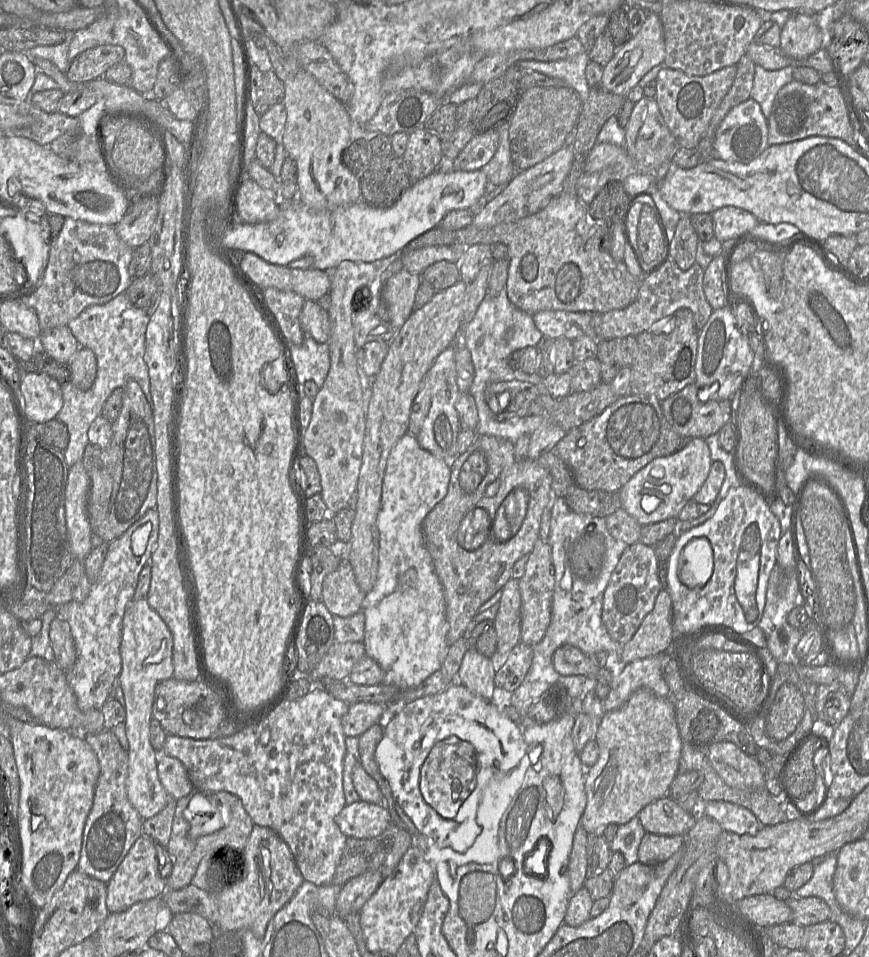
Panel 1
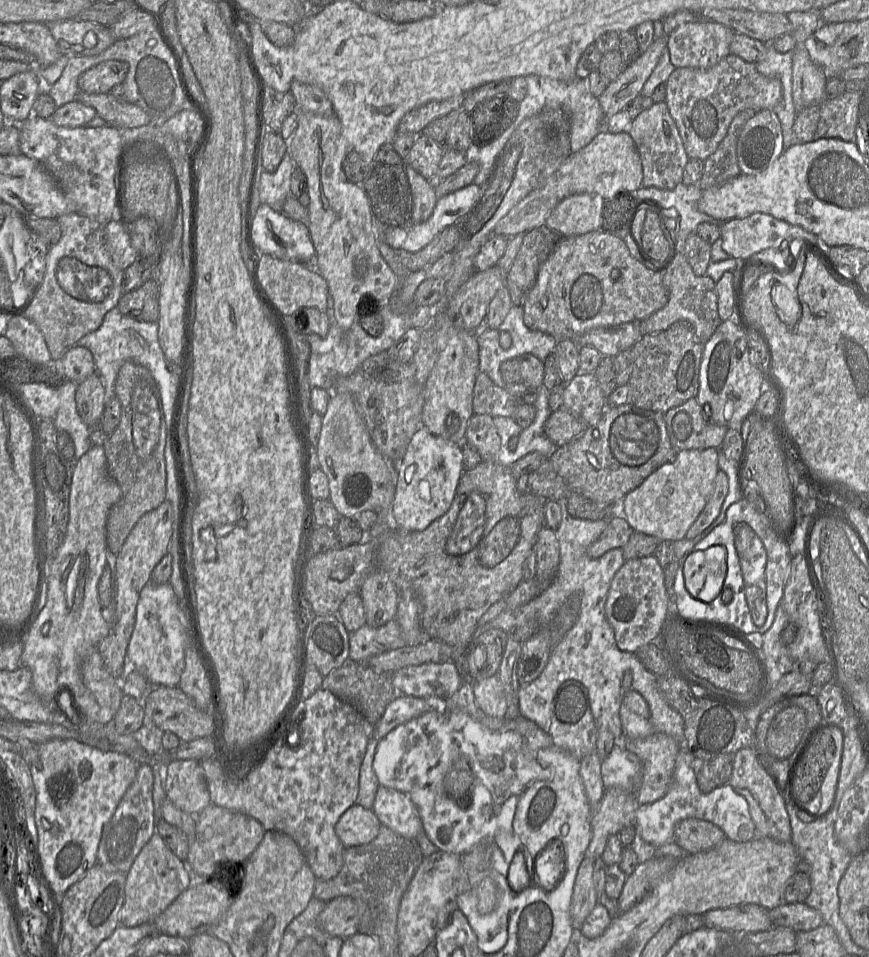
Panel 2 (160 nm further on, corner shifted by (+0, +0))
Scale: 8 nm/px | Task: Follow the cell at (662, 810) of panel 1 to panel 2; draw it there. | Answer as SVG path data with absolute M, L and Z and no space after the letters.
M688 818L675 827L674 843L688 854L708 851L726 839L725 833L709 821Z

